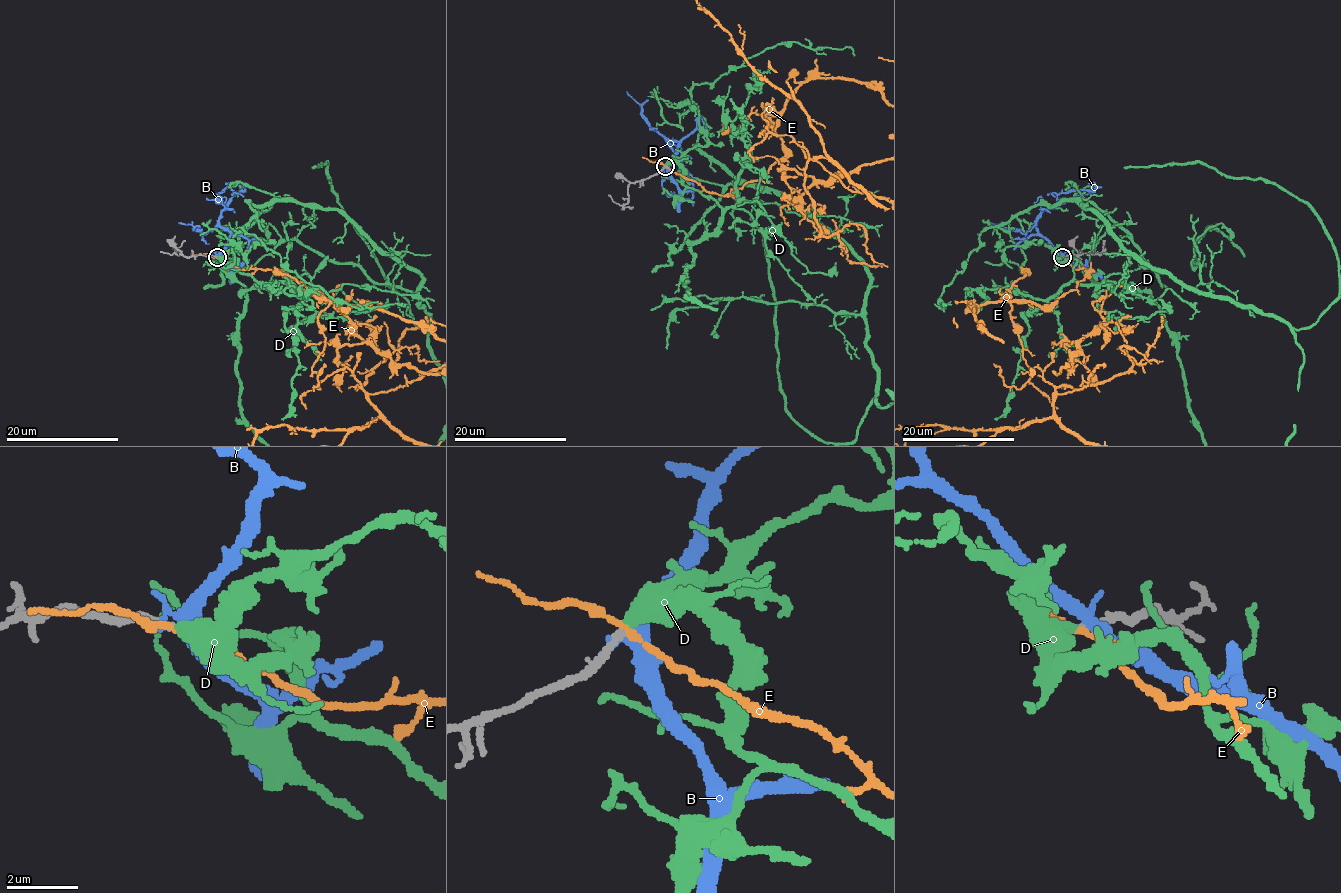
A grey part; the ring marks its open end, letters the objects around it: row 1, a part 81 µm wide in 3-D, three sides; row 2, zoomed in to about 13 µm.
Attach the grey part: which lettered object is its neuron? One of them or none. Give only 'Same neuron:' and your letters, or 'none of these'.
Same neuron: D

